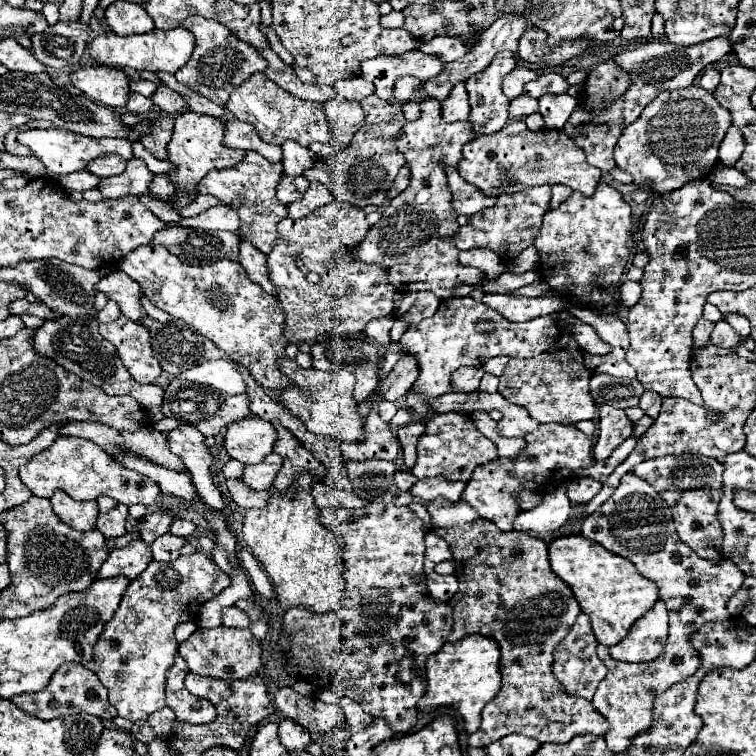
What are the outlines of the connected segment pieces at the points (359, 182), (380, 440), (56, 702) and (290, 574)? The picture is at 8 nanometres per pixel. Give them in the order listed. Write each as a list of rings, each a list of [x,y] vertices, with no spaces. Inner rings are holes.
[[[369,95],[365,101],[361,101],[361,107],[365,113],[365,125],[353,137],[351,145],[337,155],[317,157],[313,167],[305,169],[303,177],[311,183],[317,181],[325,185],[337,201],[347,201],[363,209],[365,205],[385,203],[385,193],[389,191],[397,171],[405,165],[405,157],[401,157],[393,145],[397,133],[403,129],[401,105],[391,105],[377,95]]]
[[[377,395],[373,399],[373,413],[369,413],[369,419],[365,423],[365,437],[355,443],[341,443],[341,453],[345,459],[365,461],[373,457],[395,461],[399,455],[399,441],[395,433],[391,431],[389,423],[385,423],[379,417],[379,403],[383,399]]]
[[[65,663],[65,665],[61,665],[53,673],[49,685],[43,691],[29,693],[29,695],[27,693],[25,695],[15,695],[9,701],[15,703],[25,713],[29,713],[33,717],[39,717],[43,721],[51,721],[51,719],[65,717],[65,715],[75,715],[75,713],[89,713],[89,715],[95,715],[99,719],[115,719],[117,717],[117,709],[113,709],[113,705],[107,699],[107,689],[81,663]]]
[[[305,477],[305,481],[297,481],[293,489],[297,495],[293,499],[285,497],[283,493],[273,493],[265,509],[249,509],[245,513],[245,523],[243,523],[243,539],[251,547],[255,559],[261,563],[261,569],[269,575],[271,585],[275,589],[275,599],[281,609],[291,609],[295,605],[305,607],[311,613],[329,613],[337,611],[341,607],[341,601],[345,599],[345,577],[343,577],[343,567],[339,559],[341,551],[341,541],[335,539],[335,535],[325,529],[319,523],[319,509],[311,497],[309,487],[313,481]]]

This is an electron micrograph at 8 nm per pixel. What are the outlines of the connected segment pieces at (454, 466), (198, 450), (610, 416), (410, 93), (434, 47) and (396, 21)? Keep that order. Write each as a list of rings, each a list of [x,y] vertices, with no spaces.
[[[435,413],[425,421],[425,435],[417,445],[417,463],[411,473],[419,479],[443,475],[449,481],[469,481],[477,465],[497,459],[497,447],[493,441],[483,437],[469,415],[461,413]]]
[[[179,425],[167,435],[167,443],[171,453],[179,455],[193,477],[193,483],[203,497],[203,501],[211,507],[221,511],[223,499],[217,487],[211,481],[209,467],[211,467],[211,451],[205,445],[205,437],[193,425]]]
[[[601,405],[599,407],[599,437],[593,449],[597,461],[605,461],[615,447],[619,447],[633,433],[633,423],[623,409]]]
[[[401,77],[401,79],[397,79],[393,93],[399,93],[397,95],[399,99],[413,99],[417,91],[421,93],[421,85],[423,83],[417,77]]]
[[[437,37],[433,41],[425,41],[419,45],[419,49],[427,55],[437,55],[445,63],[457,61],[457,59],[465,57],[465,53],[467,53],[465,41],[457,41],[453,37]]]
[[[391,11],[389,15],[381,17],[381,27],[385,29],[401,29],[403,27],[403,13],[401,11]]]

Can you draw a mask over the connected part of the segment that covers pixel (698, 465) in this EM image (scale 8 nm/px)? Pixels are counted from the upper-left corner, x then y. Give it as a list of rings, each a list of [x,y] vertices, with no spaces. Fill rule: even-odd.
[[[657,457],[653,461],[645,461],[633,469],[633,473],[645,479],[653,489],[663,497],[663,501],[673,511],[673,521],[679,533],[679,539],[689,545],[701,559],[717,561],[723,559],[721,543],[721,523],[717,521],[717,505],[721,497],[721,475],[723,465],[717,459],[709,457]]]

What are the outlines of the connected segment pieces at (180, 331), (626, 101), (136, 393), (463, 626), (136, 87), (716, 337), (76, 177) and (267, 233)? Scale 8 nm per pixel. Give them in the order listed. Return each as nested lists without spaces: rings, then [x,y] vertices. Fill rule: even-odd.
[[[143,317],[141,321],[149,333],[151,333],[151,347],[153,353],[157,353],[157,359],[161,363],[161,369],[169,375],[177,375],[181,373],[179,369],[191,369],[193,365],[201,363],[201,361],[211,361],[211,359],[227,359],[225,353],[221,353],[221,349],[217,349],[217,345],[213,345],[207,337],[201,337],[201,333],[197,333],[195,329],[191,329],[189,325],[185,325],[183,321],[173,319],[171,323],[159,323],[151,317]]]
[[[721,35],[717,39],[709,39],[705,43],[687,45],[687,47],[685,45],[673,45],[673,43],[643,43],[633,51],[623,51],[623,53],[613,57],[617,67],[621,67],[629,75],[629,81],[631,81],[629,89],[623,95],[623,103],[621,103],[621,99],[615,101],[615,103],[609,103],[609,109],[603,107],[597,115],[593,115],[589,109],[585,109],[585,105],[577,105],[577,109],[573,111],[573,117],[569,117],[563,131],[569,137],[575,137],[579,125],[593,125],[597,121],[601,121],[601,125],[607,125],[607,127],[629,125],[629,123],[639,119],[643,107],[649,105],[661,91],[689,87],[689,83],[693,83],[693,79],[709,63],[719,61],[723,55],[727,55],[731,51],[733,51],[733,43],[731,43],[729,35]]]
[[[61,317],[45,321],[41,329],[35,331],[35,349],[41,355],[51,357],[55,363],[63,365],[67,371],[75,373],[85,381],[93,381],[93,385],[103,387],[107,395],[129,395],[139,401],[145,409],[159,407],[163,403],[163,389],[159,385],[143,385],[137,383],[129,371],[123,367],[121,357],[113,343],[99,335],[97,317]]]
[[[443,497],[433,499],[427,503],[427,511],[431,515],[431,529],[439,537],[443,537],[451,547],[455,561],[455,577],[459,581],[459,591],[449,601],[455,613],[455,625],[449,635],[449,641],[459,641],[465,635],[479,633],[483,637],[497,641],[501,651],[501,661],[499,661],[501,689],[485,705],[481,713],[483,721],[479,731],[469,735],[469,747],[487,747],[489,743],[499,741],[509,733],[521,733],[541,743],[565,743],[581,733],[603,735],[609,729],[605,717],[601,717],[589,701],[561,693],[561,687],[557,685],[551,671],[553,649],[559,645],[565,633],[569,633],[581,609],[571,589],[557,575],[553,575],[547,555],[547,543],[529,533],[517,533],[517,531],[505,533],[497,529],[497,525],[479,517],[479,513],[465,501],[451,503],[445,501]]]
[[[129,79],[131,81],[131,91],[137,91],[137,93],[141,93],[141,95],[147,95],[147,97],[151,97],[153,95],[153,91],[155,91],[155,83],[151,83],[151,81],[145,81],[145,79]]]
[[[719,321],[719,323],[715,323],[715,329],[711,333],[711,343],[717,347],[723,347],[723,349],[731,349],[739,343],[739,335],[735,333],[735,329],[729,323]]]
[[[77,171],[77,173],[67,173],[67,175],[59,177],[59,185],[67,191],[87,191],[87,189],[95,189],[99,185],[99,177],[93,177],[85,171]]]
[[[247,151],[245,157],[235,165],[227,169],[213,169],[209,171],[197,185],[199,193],[209,193],[217,197],[223,205],[229,205],[239,215],[239,229],[237,235],[241,241],[253,243],[261,253],[269,253],[277,239],[277,223],[287,217],[287,205],[277,201],[275,187],[279,185],[279,179],[283,177],[281,165],[271,163],[265,157],[261,157],[255,151]]]

